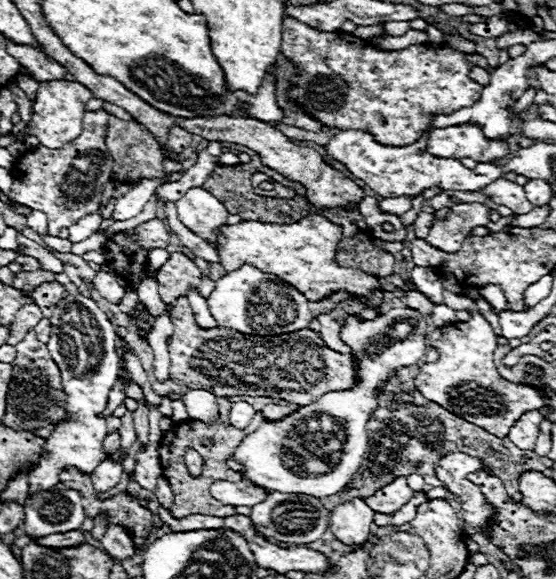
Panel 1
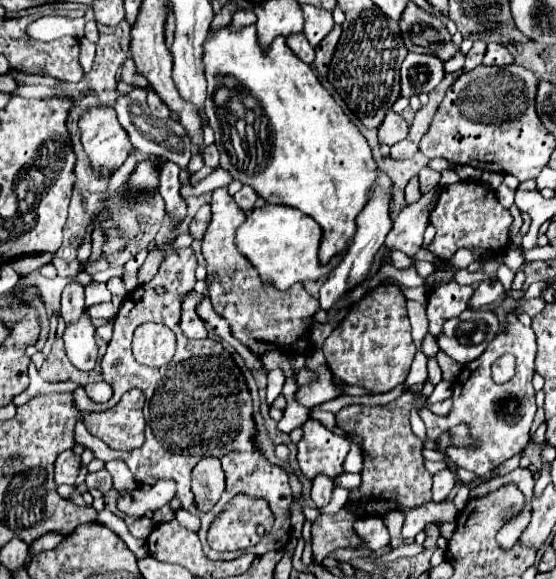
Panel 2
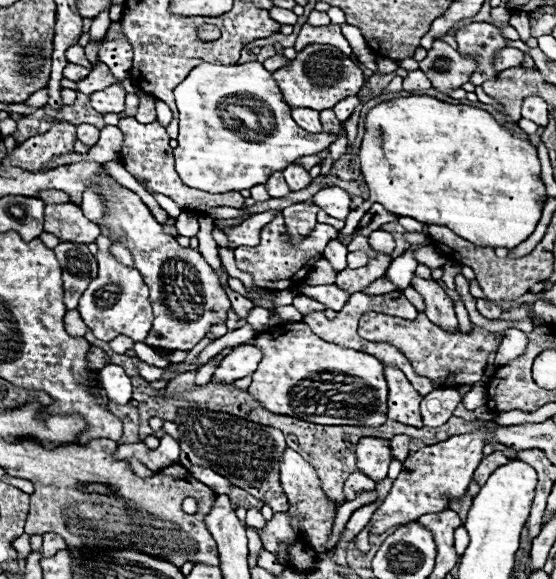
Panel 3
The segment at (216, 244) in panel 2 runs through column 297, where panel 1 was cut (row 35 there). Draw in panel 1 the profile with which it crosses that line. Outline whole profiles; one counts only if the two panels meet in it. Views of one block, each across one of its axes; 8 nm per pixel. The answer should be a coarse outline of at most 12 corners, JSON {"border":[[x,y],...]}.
{"border":[[292,16],[288,98],[408,146],[482,86],[458,50],[376,50]]}

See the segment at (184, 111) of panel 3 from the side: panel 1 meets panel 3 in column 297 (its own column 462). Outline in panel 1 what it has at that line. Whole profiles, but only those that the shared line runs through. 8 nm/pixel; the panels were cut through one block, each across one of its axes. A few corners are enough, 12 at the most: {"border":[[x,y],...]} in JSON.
{"border":[[458,124],[428,130],[436,158],[496,162],[508,140],[490,140],[480,126]]}

